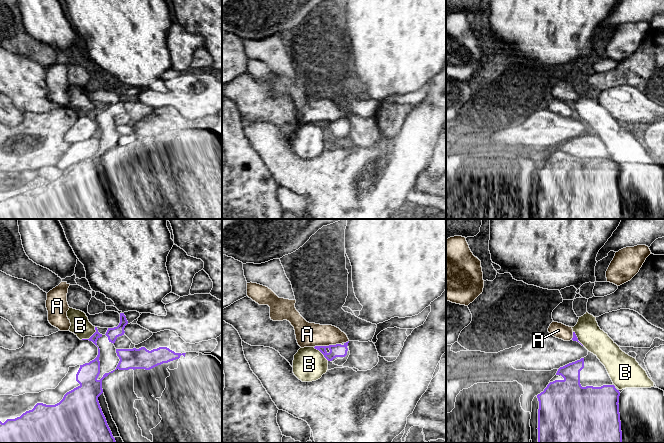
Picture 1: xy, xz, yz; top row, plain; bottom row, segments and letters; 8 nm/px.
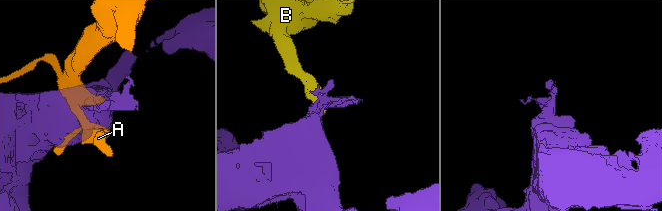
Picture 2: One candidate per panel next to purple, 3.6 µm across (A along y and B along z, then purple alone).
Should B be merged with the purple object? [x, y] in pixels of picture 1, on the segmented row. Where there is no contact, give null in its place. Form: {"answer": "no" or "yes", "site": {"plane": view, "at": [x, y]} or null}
{"answer": "no", "site": {"plane": "xy", "at": [91, 336]}}

